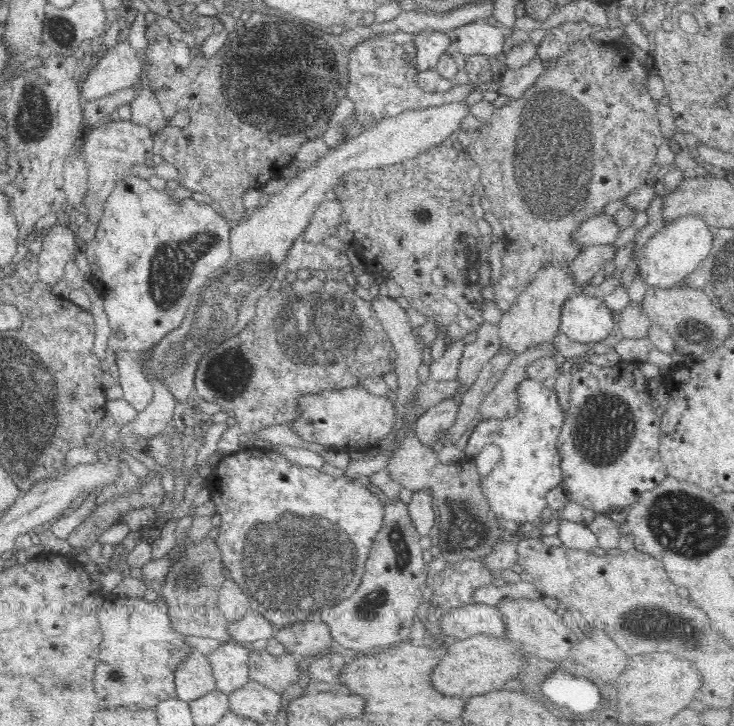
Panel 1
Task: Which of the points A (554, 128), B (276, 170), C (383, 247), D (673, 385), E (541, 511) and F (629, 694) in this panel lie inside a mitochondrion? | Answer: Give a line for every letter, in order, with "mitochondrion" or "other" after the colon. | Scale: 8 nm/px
A: mitochondrion
B: other
C: other
D: other
E: other
F: other

